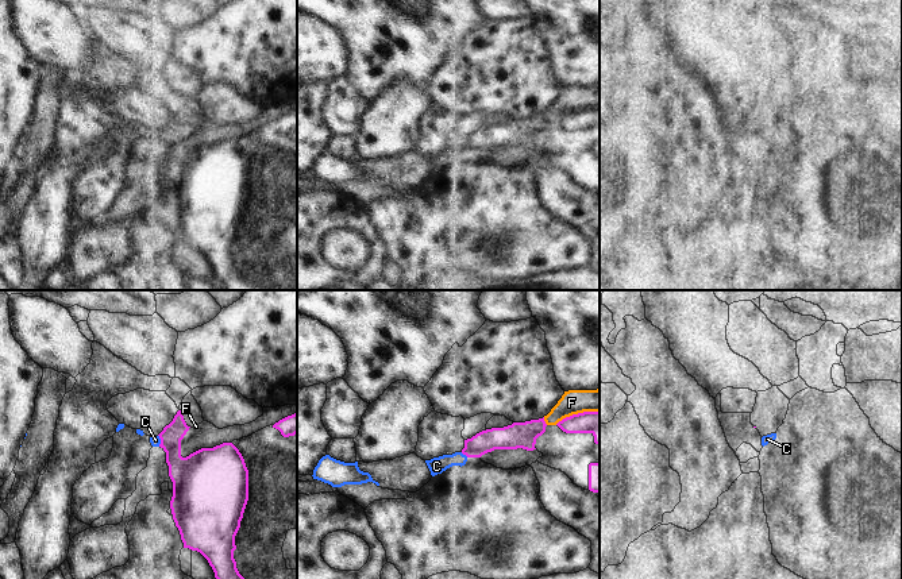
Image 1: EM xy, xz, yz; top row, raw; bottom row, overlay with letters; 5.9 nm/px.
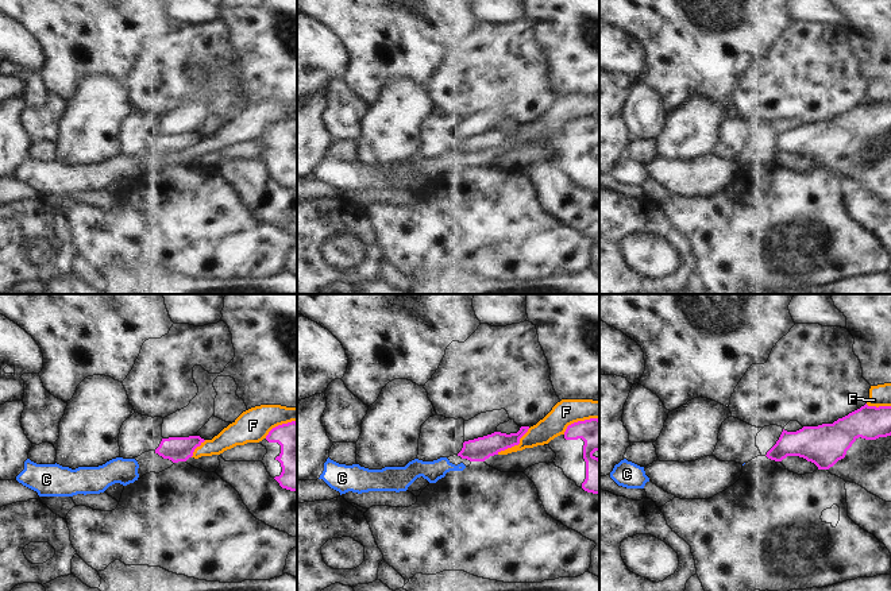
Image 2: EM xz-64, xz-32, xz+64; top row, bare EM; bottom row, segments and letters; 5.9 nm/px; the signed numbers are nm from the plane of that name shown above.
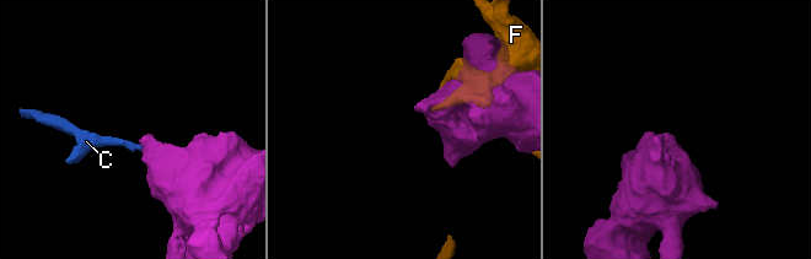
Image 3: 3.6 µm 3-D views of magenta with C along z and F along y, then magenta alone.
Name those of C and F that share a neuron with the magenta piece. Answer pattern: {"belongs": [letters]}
{"belongs": []}

